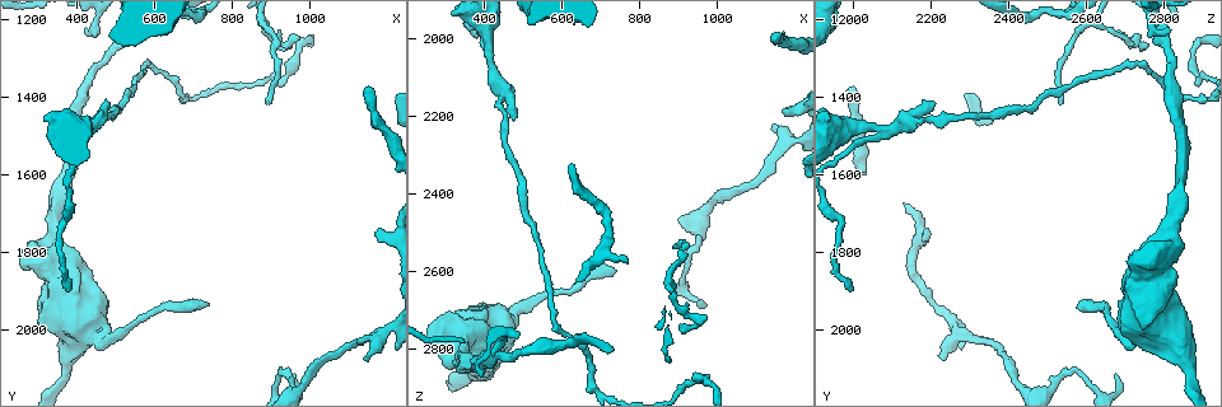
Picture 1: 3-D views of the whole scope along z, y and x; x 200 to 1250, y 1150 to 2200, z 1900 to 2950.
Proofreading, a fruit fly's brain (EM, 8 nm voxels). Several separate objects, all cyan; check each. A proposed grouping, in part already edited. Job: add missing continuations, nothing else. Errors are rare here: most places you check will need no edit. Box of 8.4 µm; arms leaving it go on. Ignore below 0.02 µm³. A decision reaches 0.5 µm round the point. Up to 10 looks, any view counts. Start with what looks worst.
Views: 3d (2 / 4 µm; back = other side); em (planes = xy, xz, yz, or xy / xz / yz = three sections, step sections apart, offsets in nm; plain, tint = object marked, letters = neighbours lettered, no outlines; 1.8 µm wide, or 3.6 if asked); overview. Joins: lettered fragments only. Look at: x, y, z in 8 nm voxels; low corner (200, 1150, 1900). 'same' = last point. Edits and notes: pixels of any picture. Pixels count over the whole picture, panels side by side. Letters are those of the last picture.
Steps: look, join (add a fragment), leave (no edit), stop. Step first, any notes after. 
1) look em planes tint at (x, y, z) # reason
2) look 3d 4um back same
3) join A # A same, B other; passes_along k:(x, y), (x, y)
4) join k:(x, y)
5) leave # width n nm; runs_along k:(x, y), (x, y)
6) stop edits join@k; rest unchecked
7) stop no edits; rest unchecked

look 3d 4um back at (1165, 1755, 2180) # an open end

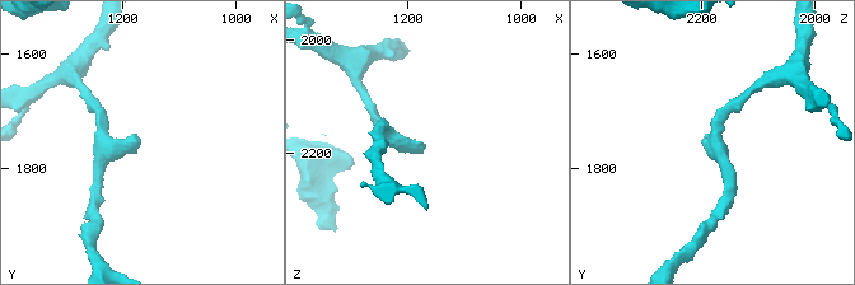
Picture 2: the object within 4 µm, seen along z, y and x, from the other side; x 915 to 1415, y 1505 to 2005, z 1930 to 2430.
look em xy step 16 tint at (1165, 1745, 2185)

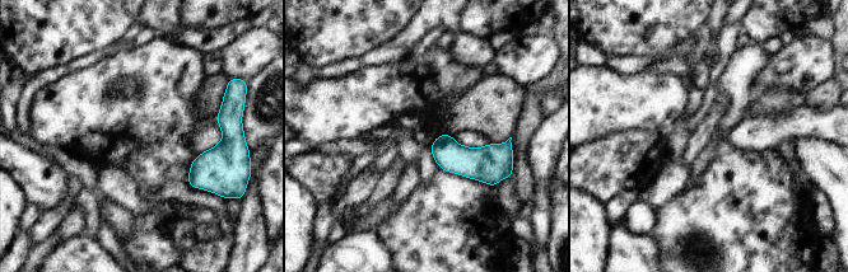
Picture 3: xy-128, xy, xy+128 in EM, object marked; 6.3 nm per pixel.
look em planes letters same

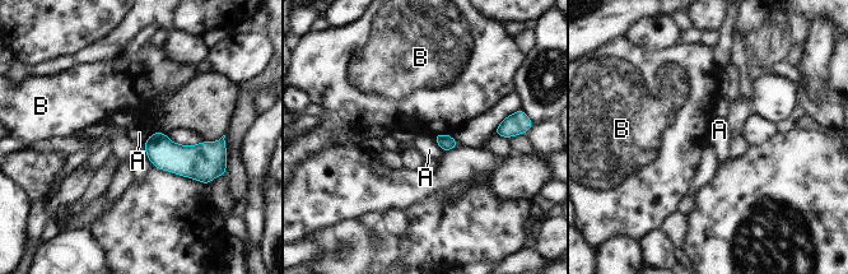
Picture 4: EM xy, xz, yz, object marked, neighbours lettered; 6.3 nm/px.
leave # A other, B other; border 4:(432, 136), (442, 152); none of them fits

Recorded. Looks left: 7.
look 3d 2um back at (735, 1930, 2595) # tapers out

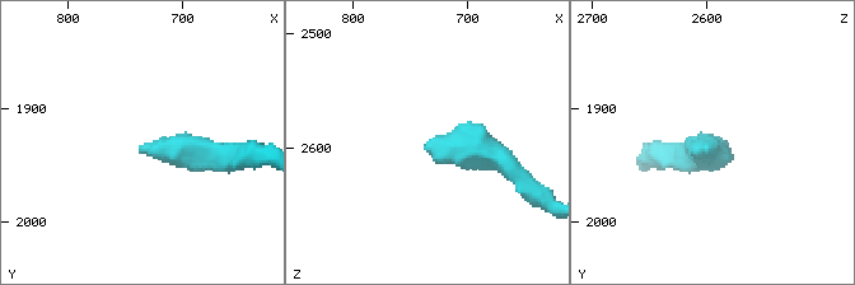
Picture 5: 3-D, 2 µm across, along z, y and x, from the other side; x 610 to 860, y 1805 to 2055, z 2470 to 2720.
look em xy step 4 tint at (738, 1932, 2598)

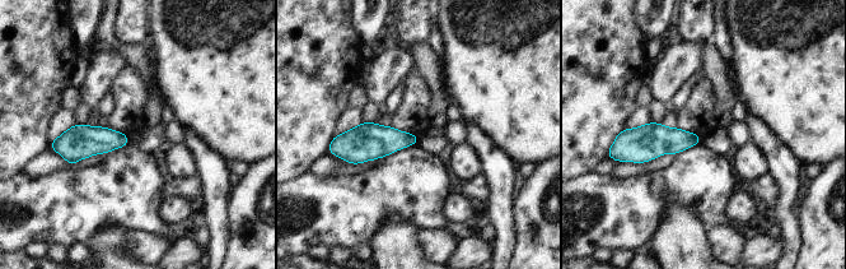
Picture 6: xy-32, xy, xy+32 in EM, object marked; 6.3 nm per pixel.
look em planes letters same

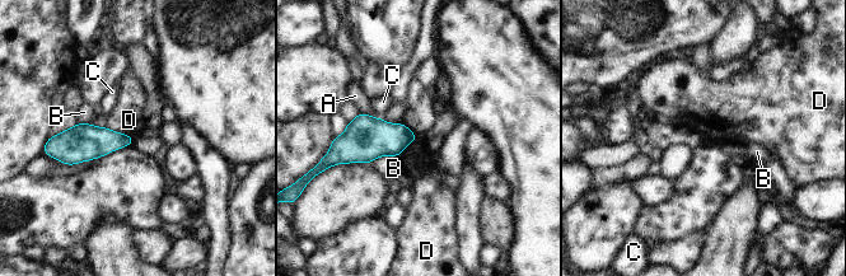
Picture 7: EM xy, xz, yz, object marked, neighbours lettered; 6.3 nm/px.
leave # width 130 nm; A other, B other, C other, D other; border 7:(106, 125), (112, 130), (132, 136); no lettered fragment goes on from it

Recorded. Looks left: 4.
look 3d 2um at (915, 1280, 2745) # free end

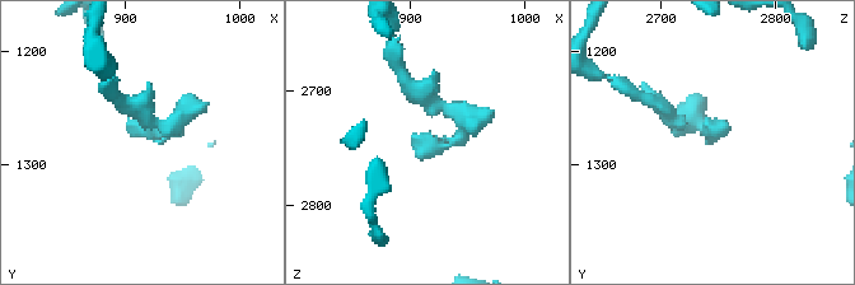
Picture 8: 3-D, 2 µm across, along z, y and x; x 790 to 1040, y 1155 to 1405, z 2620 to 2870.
look em xy step 8 tint at (926, 1278, 2742) # need the tissue

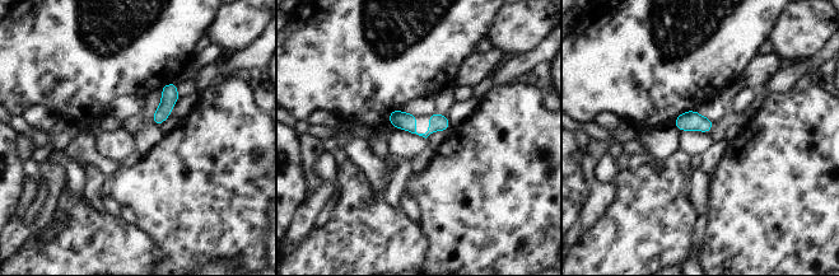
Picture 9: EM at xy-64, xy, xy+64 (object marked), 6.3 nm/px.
look em planes letters same

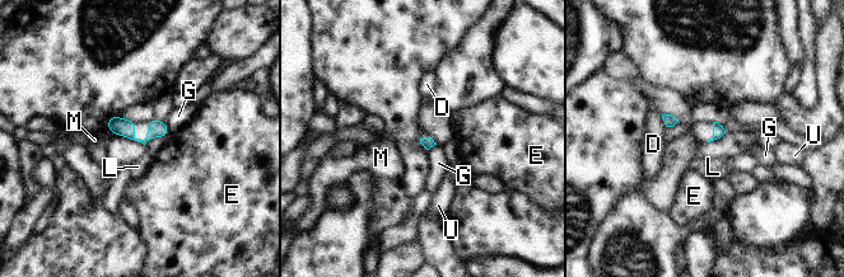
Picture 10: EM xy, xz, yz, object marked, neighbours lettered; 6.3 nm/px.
leave # width 70 nm; D other, E other, G other, L other, M other, U other; no lettered fragment goes on from it

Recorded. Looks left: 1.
stop no edits; rest unchecked

